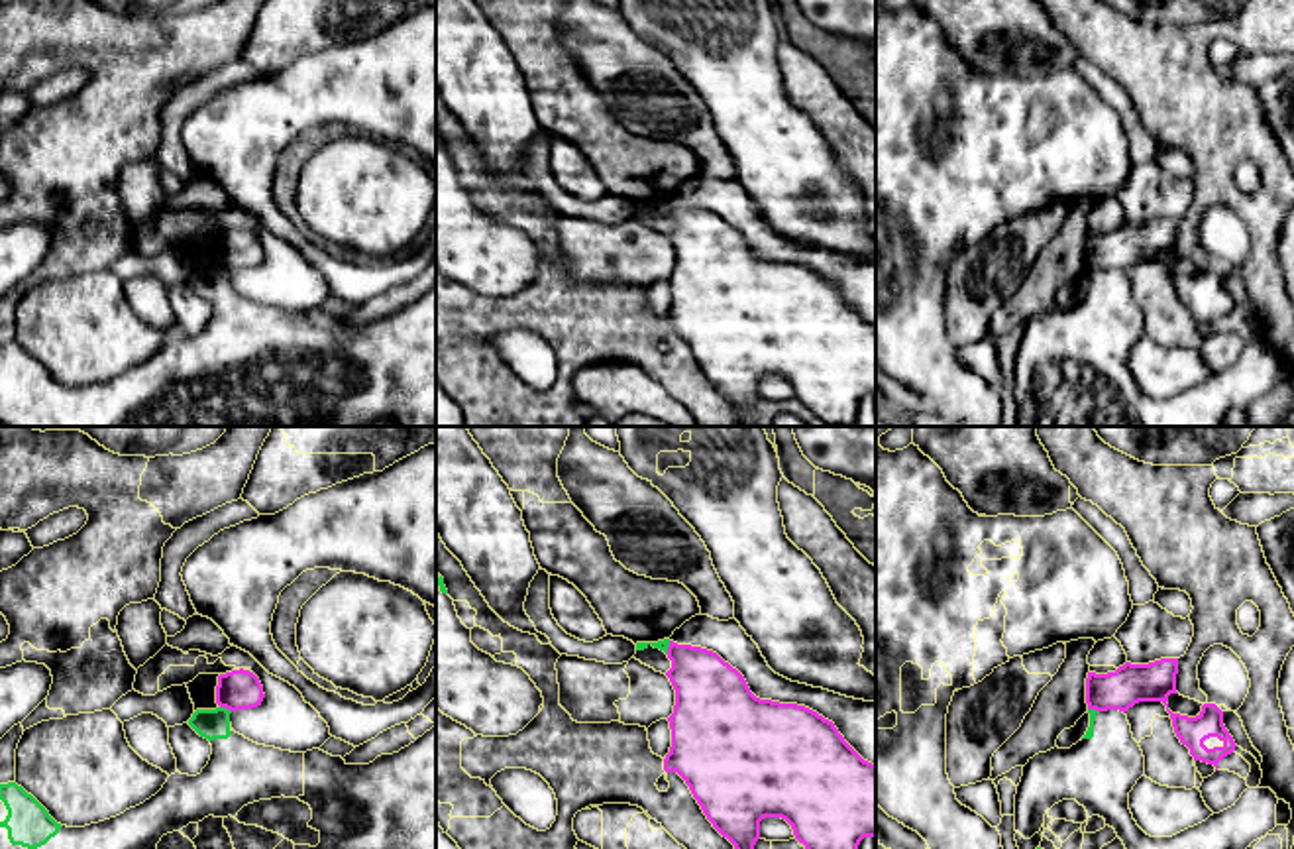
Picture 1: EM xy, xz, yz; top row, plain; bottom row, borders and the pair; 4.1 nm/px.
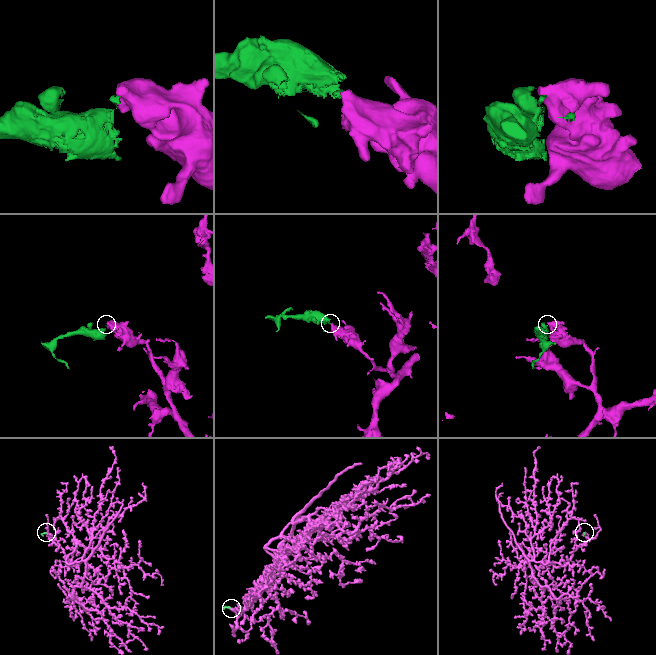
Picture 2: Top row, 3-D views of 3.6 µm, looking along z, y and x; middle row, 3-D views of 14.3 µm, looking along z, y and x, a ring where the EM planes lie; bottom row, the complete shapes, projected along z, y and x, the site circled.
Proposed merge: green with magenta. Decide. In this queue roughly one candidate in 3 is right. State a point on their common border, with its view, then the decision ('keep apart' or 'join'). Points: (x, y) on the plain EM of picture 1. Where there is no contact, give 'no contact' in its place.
contact xz (668, 205); keep apart

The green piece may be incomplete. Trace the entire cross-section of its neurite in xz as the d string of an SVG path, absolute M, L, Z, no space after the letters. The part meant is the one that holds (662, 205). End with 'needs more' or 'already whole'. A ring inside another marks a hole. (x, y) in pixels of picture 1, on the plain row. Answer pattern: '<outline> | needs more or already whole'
M670 198L658 202L636 202L634 218L654 228L656 232L666 234L672 228L672 220L668 218L668 206Z | needs more

